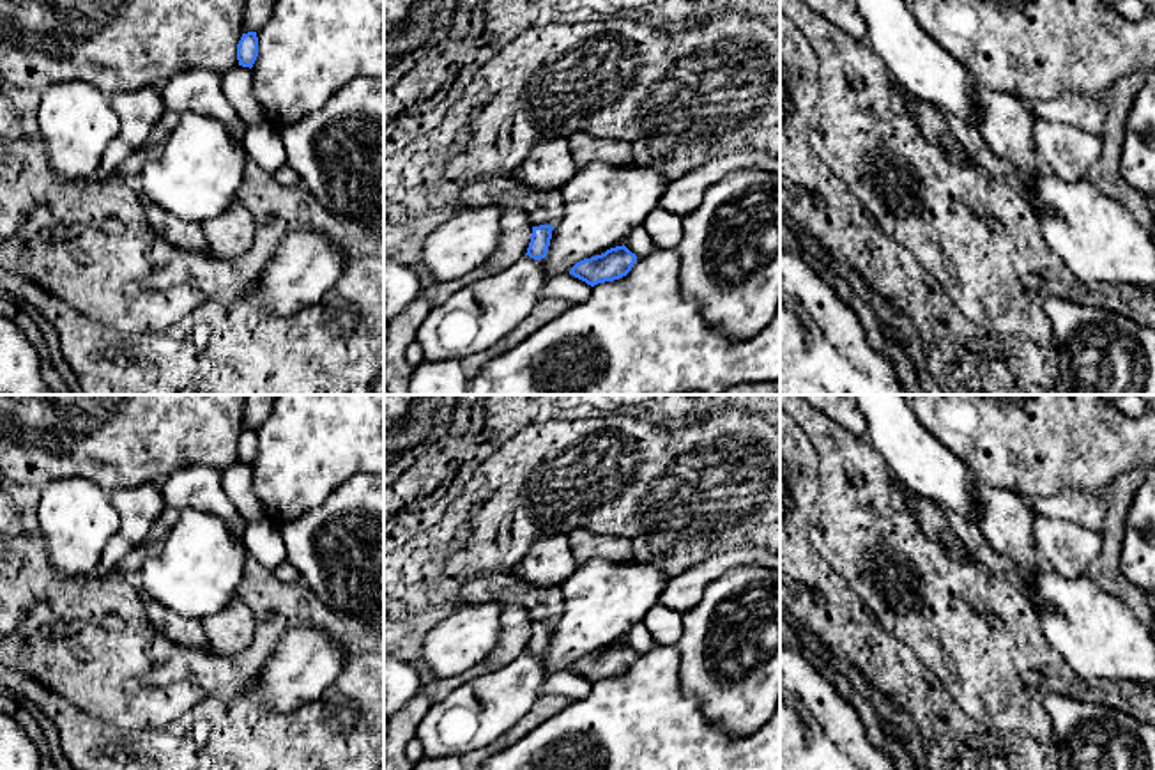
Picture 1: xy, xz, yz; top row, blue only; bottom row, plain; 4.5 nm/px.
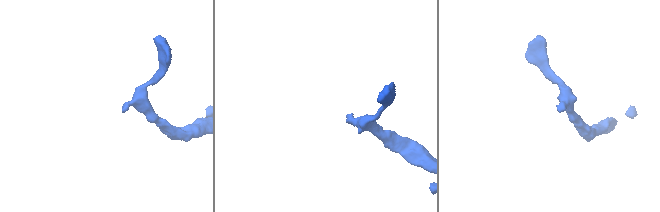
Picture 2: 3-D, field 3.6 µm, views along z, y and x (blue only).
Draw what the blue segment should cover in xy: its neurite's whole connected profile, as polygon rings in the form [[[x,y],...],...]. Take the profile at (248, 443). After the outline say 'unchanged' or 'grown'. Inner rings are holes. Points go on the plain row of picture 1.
[[[256,428],[242,430],[239,441],[237,441],[237,457],[242,464],[253,464],[255,457],[258,453],[258,434]]]; unchanged

